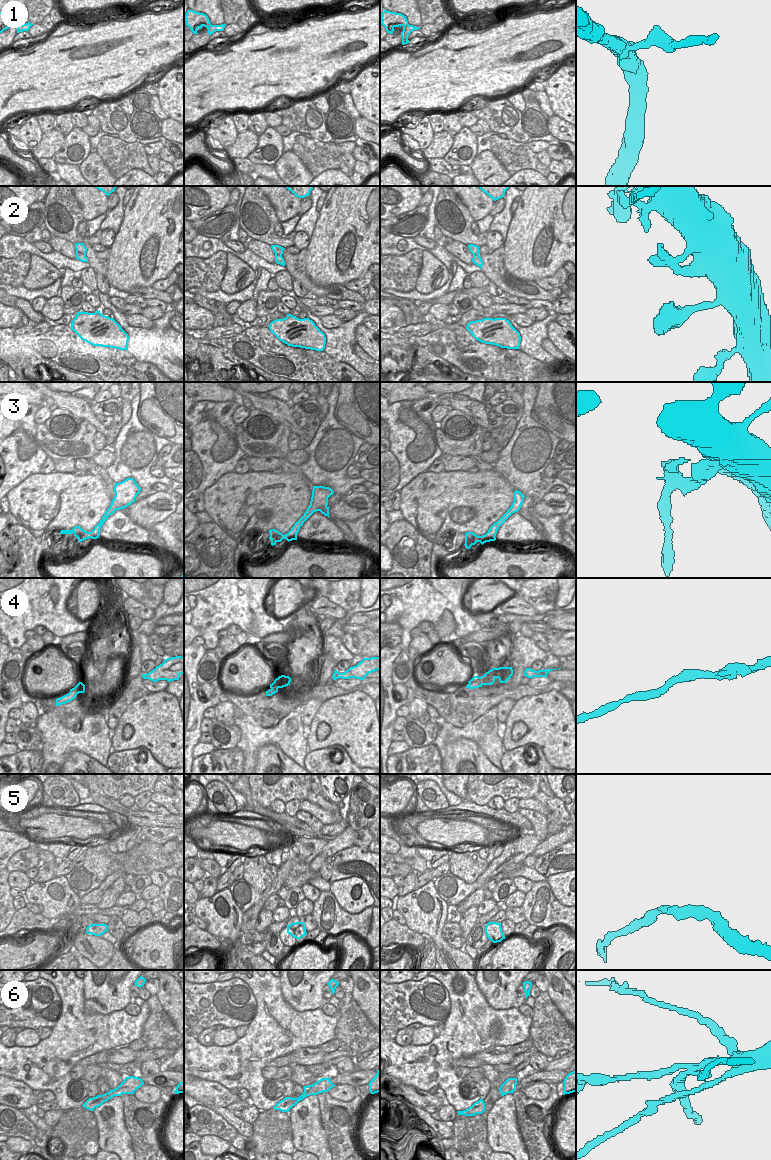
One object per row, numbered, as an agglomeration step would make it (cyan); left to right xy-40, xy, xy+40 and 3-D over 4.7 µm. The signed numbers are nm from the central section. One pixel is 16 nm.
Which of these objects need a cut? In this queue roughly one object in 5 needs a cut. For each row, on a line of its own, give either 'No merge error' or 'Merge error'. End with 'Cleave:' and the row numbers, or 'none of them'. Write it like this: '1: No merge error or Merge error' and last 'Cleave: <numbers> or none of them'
1: Merge error
2: No merge error
3: Merge error
4: No merge error
5: Merge error
6: Merge error
Cleave: 1, 3, 5, 6

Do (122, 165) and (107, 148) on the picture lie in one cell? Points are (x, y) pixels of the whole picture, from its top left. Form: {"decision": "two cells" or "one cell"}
{"decision": "one cell"}

